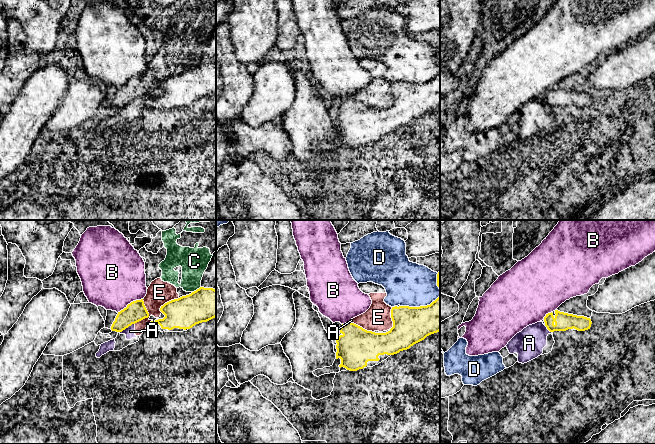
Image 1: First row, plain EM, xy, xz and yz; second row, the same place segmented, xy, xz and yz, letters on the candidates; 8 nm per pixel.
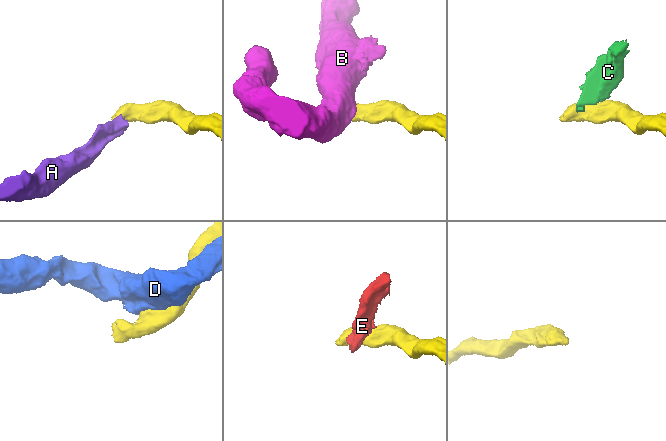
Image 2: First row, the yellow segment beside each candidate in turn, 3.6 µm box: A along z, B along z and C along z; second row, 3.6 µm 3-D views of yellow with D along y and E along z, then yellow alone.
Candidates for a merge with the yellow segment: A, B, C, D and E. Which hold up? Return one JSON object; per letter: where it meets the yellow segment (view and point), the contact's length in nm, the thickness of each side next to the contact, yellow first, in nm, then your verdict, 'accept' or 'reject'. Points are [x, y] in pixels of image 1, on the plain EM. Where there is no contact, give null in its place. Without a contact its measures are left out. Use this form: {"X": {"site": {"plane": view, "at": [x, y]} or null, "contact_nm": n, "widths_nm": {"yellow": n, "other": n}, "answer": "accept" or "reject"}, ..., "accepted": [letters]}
{"A": {"site": {"plane": "xy", "at": [126, 103]}, "contact_nm": 150, "widths_nm": {"yellow": 160, "other": 80}, "answer": "reject"}, "B": {"site": {"plane": "xy", "at": [130, 79]}, "contact_nm": 240, "widths_nm": {"yellow": 160, "other": 500}, "answer": "reject"}, "C": {"site": {"plane": "xy", "at": [197, 65]}, "contact_nm": 90, "widths_nm": {"yellow": 260, "other": 220}, "answer": "reject"}, "D": {"site": {"plane": "xz", "at": [420, 82]}, "contact_nm": 340, "widths_nm": {"yellow": 300, "other": 360}, "answer": "reject"}, "E": {"site": {"plane": "xy", "at": [148, 91]}, "contact_nm": 220, "widths_nm": {"yellow": 160, "other": 190}, "answer": "reject"}, "accepted": []}

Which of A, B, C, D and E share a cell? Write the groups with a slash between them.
A C E / B / D

